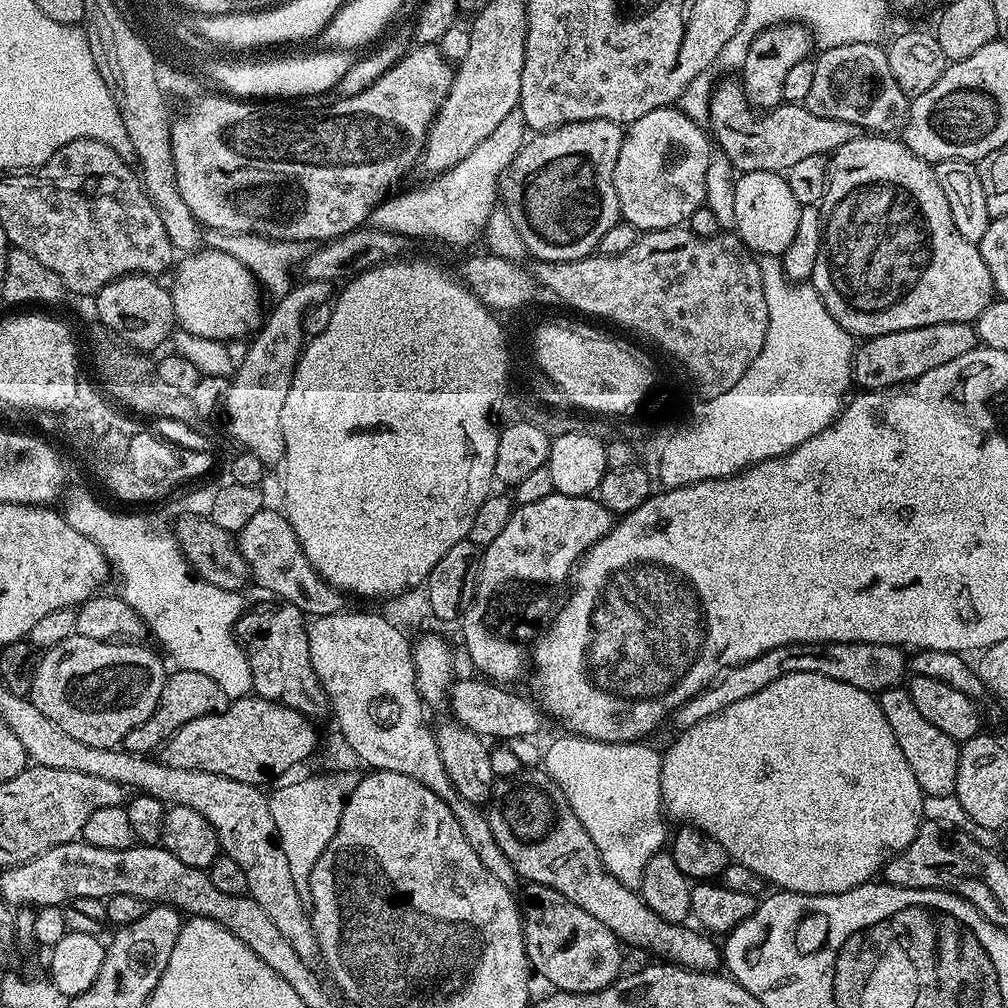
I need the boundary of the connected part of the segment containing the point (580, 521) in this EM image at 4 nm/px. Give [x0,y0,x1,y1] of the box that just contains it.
[462,492,614,682]

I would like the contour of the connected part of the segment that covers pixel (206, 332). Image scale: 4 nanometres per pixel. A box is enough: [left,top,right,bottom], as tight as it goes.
[170,246,262,342]

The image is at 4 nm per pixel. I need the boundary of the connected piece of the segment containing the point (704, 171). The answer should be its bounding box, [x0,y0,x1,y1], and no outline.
[614,106,714,233]

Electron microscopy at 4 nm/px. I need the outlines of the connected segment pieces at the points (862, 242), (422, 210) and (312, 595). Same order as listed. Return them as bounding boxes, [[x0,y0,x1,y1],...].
[[810,134,994,338],[370,110,526,244],[238,506,349,618]]

